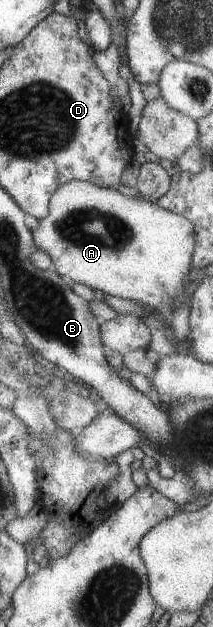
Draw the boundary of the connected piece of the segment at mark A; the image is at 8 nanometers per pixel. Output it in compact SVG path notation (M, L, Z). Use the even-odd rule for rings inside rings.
M69 181L62 184L49 201L49 214L39 221L39 230L32 232L38 250L46 252L55 265L56 272L104 294L127 298L144 304L150 314L158 313L164 320L176 352L195 353L189 341L178 340L171 326L174 308L185 298L185 286L194 282L190 274L191 260L196 243L194 224L182 214L172 213L142 197L129 197L116 188L98 187L87 181Z

